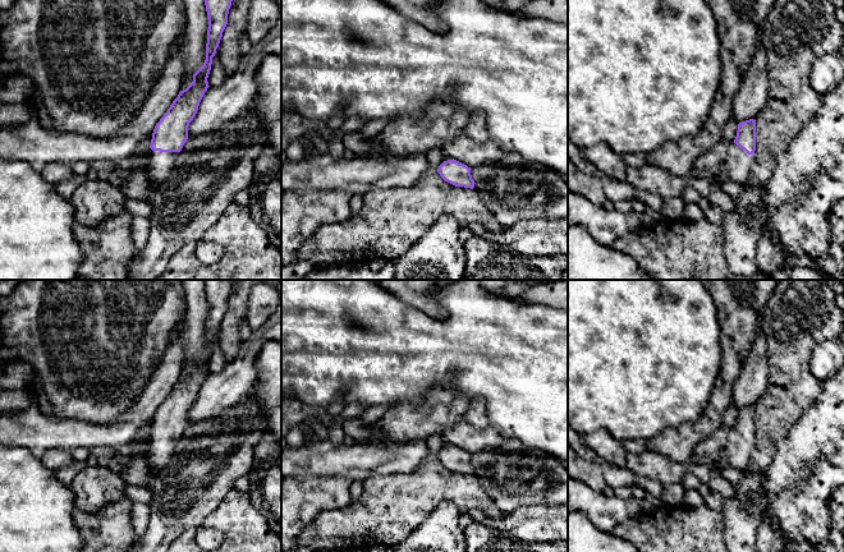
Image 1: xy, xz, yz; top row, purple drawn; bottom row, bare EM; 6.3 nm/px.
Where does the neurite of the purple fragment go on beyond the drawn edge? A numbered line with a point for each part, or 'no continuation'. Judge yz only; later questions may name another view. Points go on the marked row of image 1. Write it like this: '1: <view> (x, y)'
1: yz (737, 168)

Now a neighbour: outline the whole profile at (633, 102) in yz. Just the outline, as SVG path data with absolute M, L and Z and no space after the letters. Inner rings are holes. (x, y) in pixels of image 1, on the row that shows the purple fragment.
M568 0L568 138L578 148L605 143L616 155L647 153L669 142L694 137L701 130L721 78L716 20L705 0Z

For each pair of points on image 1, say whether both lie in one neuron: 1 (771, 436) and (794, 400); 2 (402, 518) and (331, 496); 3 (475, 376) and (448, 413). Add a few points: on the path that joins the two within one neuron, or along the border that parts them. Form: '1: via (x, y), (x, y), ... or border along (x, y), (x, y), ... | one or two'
1: via (771, 427), (773, 422), (785, 409) | one
2: border along (349, 498), (342, 507), (328, 509), (320, 513) | two
3: border along (432, 387), (449, 377), (452, 387), (471, 400) | two

